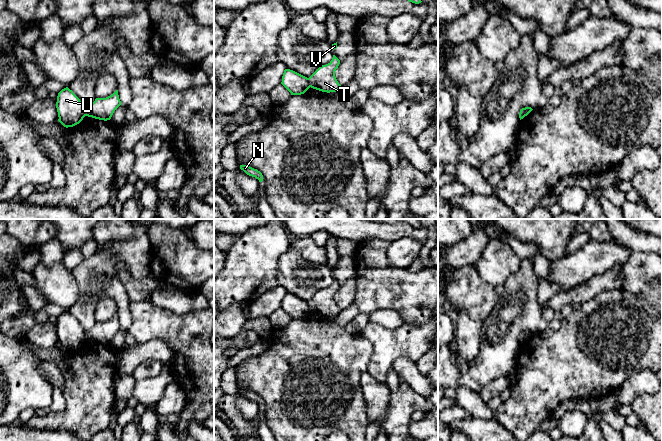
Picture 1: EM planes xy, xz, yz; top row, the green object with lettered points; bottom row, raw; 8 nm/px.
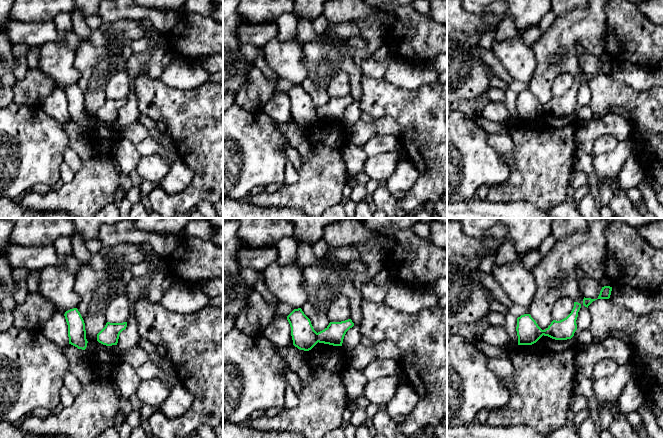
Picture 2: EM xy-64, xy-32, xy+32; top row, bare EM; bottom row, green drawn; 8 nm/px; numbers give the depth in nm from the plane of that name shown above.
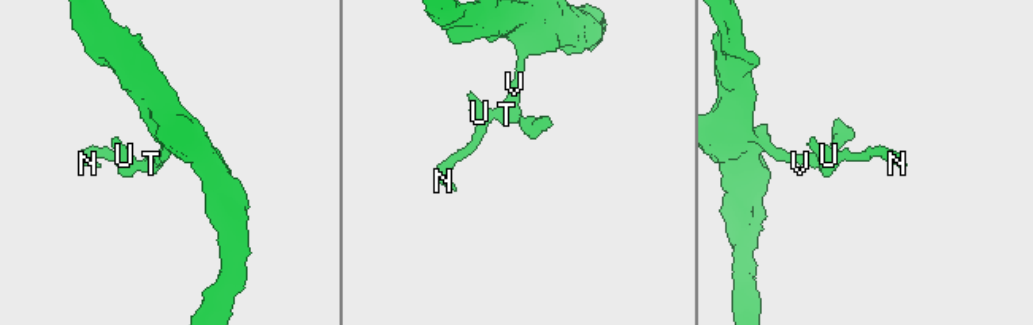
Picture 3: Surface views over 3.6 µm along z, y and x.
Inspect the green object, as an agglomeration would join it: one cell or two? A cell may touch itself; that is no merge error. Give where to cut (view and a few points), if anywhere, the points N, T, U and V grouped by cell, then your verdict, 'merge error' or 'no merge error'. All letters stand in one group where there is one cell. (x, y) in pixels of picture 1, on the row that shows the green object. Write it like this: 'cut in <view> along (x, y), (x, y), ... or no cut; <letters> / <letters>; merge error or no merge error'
cut in xy along (86, 107), (85, 115); N U / T V; merge error

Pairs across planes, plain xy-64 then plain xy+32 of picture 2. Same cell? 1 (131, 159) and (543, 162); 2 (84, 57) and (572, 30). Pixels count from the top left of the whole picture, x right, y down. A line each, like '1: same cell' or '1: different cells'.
1: different cells
2: same cell

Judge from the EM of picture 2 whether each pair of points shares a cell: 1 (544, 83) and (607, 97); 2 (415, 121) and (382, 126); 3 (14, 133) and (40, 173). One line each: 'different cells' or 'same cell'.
1: different cells
2: different cells
3: same cell

